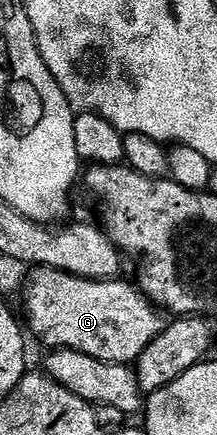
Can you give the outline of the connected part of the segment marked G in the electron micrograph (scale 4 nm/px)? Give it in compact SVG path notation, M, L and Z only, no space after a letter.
M32 267L27 272L27 278L24 281L22 288L22 296L24 295L24 311L28 314L28 323L26 319L26 327L29 332L33 331L42 342L45 343L45 348L59 349L65 347L71 351L78 353L86 353L86 357L94 357L98 361L106 361L107 363L126 363L129 365L135 364L139 359L140 354L146 349L146 345L150 345L150 341L154 341L154 337L158 337L158 333L164 330L166 323L162 318L161 312L156 304L151 303L146 296L140 294L139 290L131 282L123 283L123 278L117 277L114 279L83 279L77 275L70 275L65 271L50 269L49 267Z

